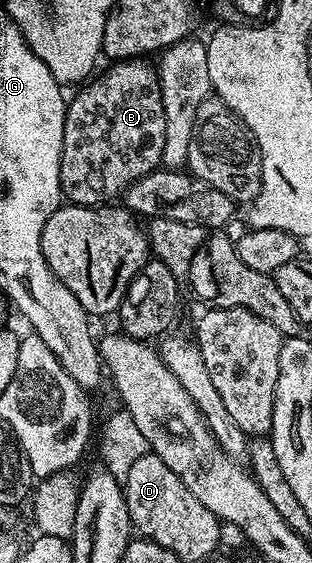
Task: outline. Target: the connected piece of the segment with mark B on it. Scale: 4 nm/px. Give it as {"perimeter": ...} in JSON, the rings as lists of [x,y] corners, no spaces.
{"perimeter":[[[145,58],[110,63],[108,65],[110,68],[106,70],[105,76],[99,77],[100,75],[98,75],[96,78],[90,79],[84,86],[78,87],[76,89],[76,91],[78,90],[77,97],[74,100],[72,97],[66,103],[65,125],[63,126],[63,154],[61,155],[61,191],[68,203],[101,206],[106,202],[116,201],[113,199],[116,196],[118,199],[136,180],[158,171],[159,165],[163,161],[163,146],[167,138],[167,122],[165,121],[165,107],[163,106],[163,98],[161,97],[161,78],[158,69],[154,65],[152,68],[149,63],[150,61]]]}

